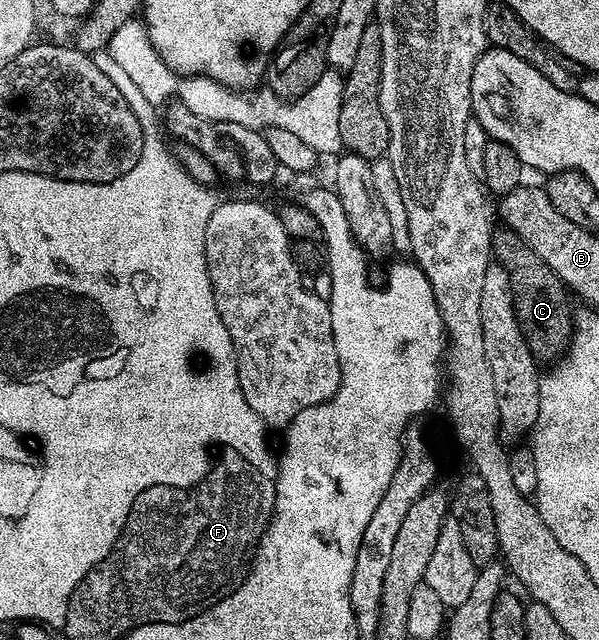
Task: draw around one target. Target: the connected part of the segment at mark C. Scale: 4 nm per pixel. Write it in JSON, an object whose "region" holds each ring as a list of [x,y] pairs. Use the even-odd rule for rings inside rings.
{"region":[[[495,228],[492,257],[510,276],[510,290],[514,292],[514,313],[535,361],[557,362],[569,347],[574,331],[575,310],[570,309],[571,294],[554,274],[552,267],[548,267],[548,263],[544,263],[544,259],[540,259],[540,255],[536,255],[536,251],[532,251],[532,247],[528,247],[528,243],[524,243],[524,239],[520,239],[520,235],[510,229]]]}

